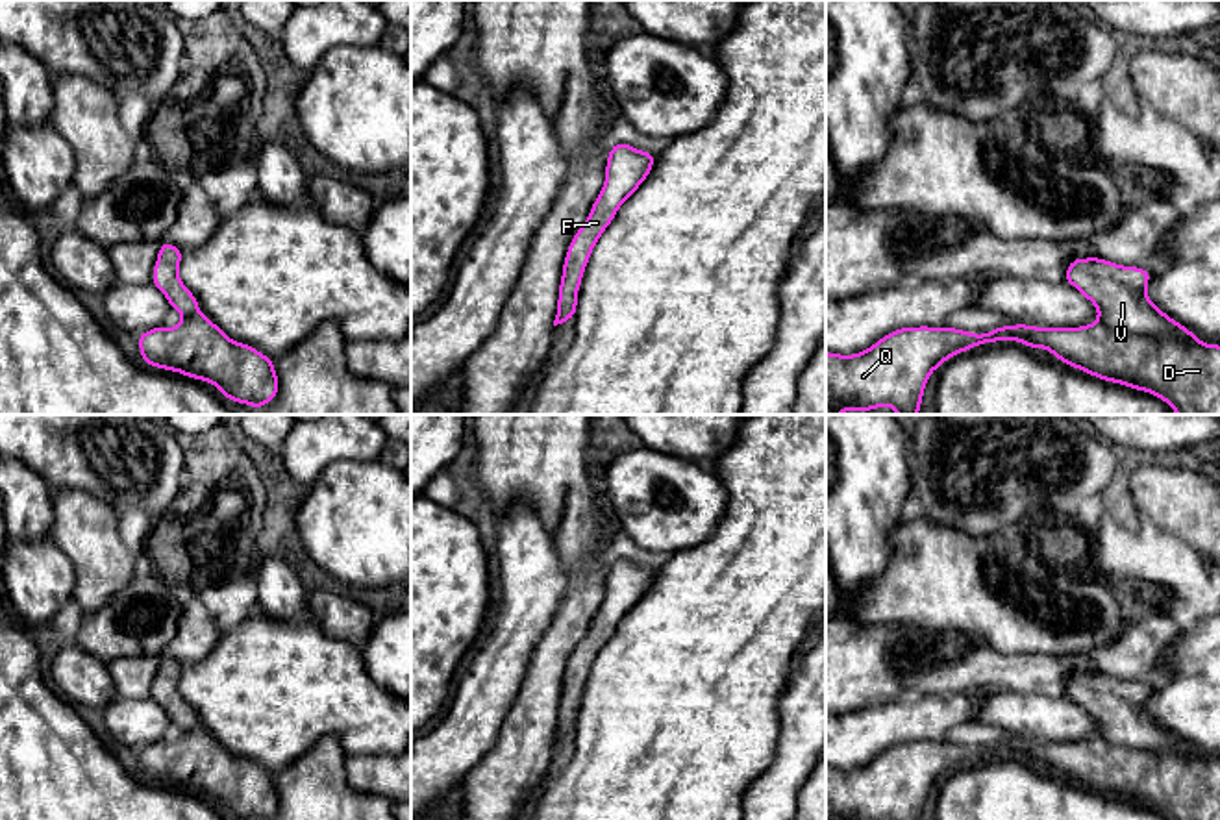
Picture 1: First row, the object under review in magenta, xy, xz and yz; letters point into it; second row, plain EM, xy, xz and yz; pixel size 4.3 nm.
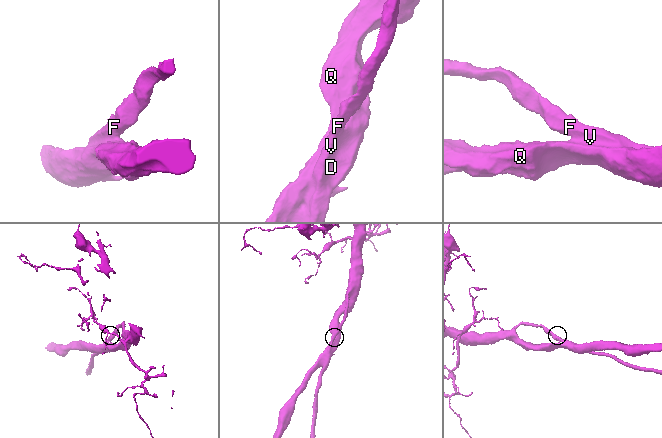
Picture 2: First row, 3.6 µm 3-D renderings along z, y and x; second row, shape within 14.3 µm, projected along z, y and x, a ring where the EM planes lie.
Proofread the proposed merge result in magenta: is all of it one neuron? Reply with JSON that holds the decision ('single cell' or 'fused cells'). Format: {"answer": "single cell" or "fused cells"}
{"answer": "single cell"}

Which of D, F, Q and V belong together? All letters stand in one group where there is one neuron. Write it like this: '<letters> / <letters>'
D F Q V

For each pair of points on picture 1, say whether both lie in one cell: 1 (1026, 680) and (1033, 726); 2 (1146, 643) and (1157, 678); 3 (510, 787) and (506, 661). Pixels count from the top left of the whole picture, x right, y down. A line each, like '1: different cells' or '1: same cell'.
1: different cells
2: same cell
3: different cells

